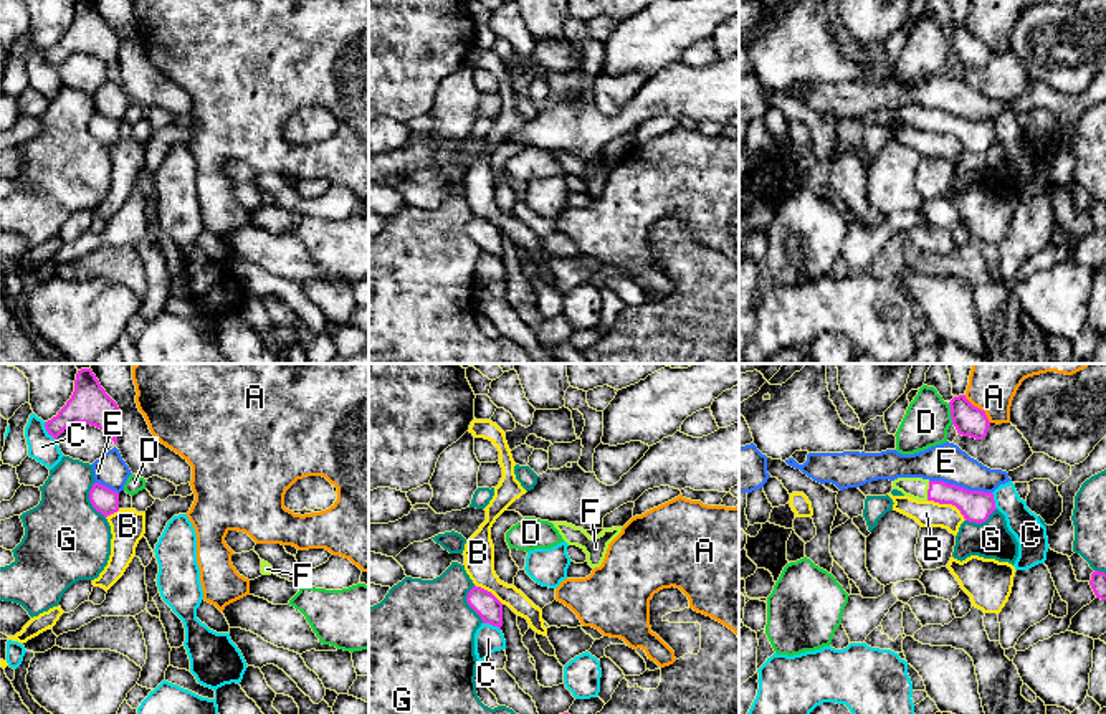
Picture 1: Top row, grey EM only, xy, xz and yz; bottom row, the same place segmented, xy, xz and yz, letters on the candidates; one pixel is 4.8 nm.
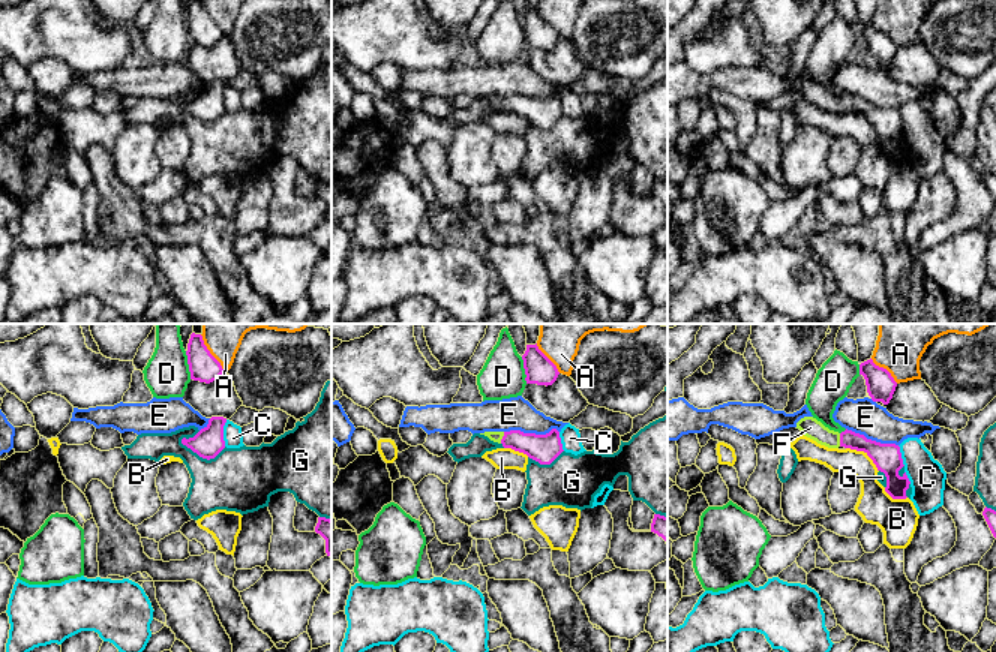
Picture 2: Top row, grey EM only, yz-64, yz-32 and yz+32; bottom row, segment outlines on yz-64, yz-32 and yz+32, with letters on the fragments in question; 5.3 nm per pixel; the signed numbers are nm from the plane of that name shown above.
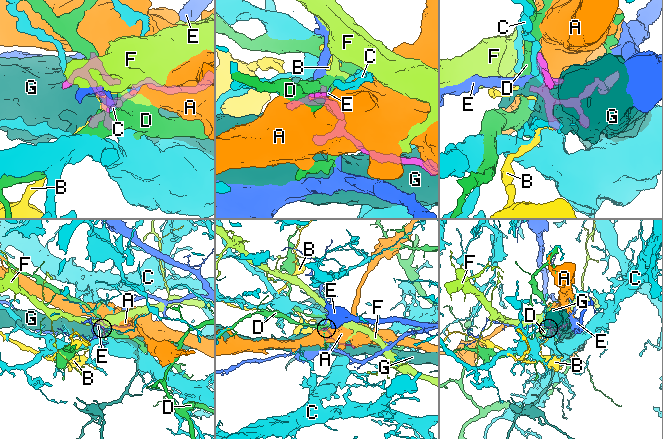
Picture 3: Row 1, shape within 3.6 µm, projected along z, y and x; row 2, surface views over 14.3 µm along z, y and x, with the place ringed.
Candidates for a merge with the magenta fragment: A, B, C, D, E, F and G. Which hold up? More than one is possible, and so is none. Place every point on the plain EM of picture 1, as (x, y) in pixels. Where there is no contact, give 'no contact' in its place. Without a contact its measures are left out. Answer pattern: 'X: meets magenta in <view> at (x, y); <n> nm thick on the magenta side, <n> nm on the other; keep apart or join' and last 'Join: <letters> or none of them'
A: meets magenta in yz at (979, 38); 150 nm thick on the magenta side, 200 nm on the other; keep apart
B: meets magenta in yz at (948, 133); 160 nm thick on the magenta side, 130 nm on the other; keep apart
C: meets magenta in xy at (47, 60); 200 nm thick on the magenta side, 140 nm on the other; keep apart
D: meets magenta in yz at (951, 43); 150 nm thick on the magenta side, 220 nm on the other; keep apart
E: meets magenta in yz at (961, 118); 160 nm thick on the magenta side, 180 nm on the other; keep apart
F: meets magenta in yz at (928, 121); 160 nm thick on the magenta side, 110 nm on the other; join
G: meets magenta in xy at (90, 129); 130 nm thick on the magenta side, 400 nm on the other; keep apart
Join: F

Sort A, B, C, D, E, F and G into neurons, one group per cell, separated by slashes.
A / B / C / D / E / F / G

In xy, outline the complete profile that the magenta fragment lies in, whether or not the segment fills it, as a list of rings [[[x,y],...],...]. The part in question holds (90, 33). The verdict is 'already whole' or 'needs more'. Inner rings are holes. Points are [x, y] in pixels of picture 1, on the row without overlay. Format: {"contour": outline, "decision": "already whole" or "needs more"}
{"contour": [[[78,0],[71,28],[45,53],[45,58],[56,69],[68,56],[84,53],[102,60],[116,74],[119,48],[117,33],[101,17],[93,0]]], "decision": "already whole"}

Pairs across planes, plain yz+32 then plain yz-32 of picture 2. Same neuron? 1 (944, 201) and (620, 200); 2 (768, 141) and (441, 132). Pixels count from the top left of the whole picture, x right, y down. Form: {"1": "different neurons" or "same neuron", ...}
{"1": "different neurons", "2": "different neurons"}

